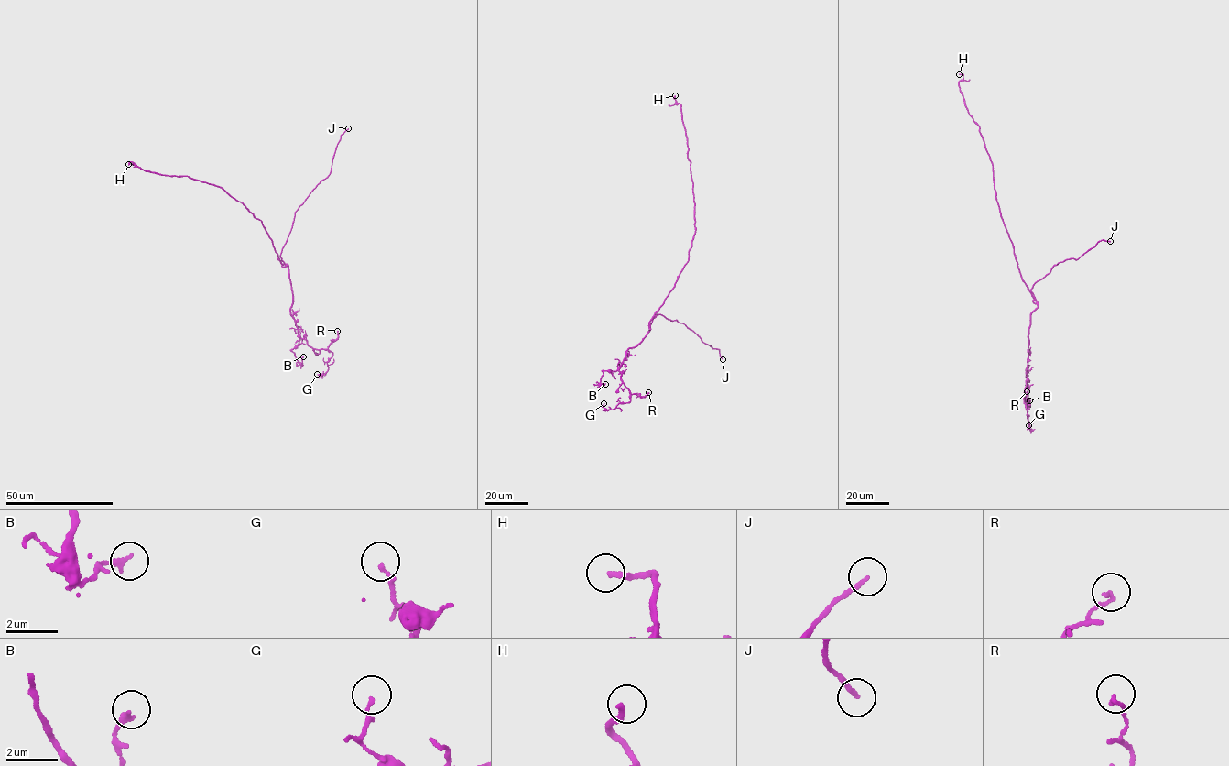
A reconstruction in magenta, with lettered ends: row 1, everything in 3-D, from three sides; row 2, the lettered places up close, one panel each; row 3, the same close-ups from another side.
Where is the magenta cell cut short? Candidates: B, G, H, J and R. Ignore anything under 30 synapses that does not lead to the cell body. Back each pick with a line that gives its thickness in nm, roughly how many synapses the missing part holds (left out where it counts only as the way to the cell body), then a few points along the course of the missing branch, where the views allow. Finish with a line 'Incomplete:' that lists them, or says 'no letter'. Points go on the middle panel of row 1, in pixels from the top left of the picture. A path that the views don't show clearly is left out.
H: 220 nm thick; about 45 synapses; missing branch runs (675, 95), (672, 76)
J: 160 nm thick
Incomplete: H, J

